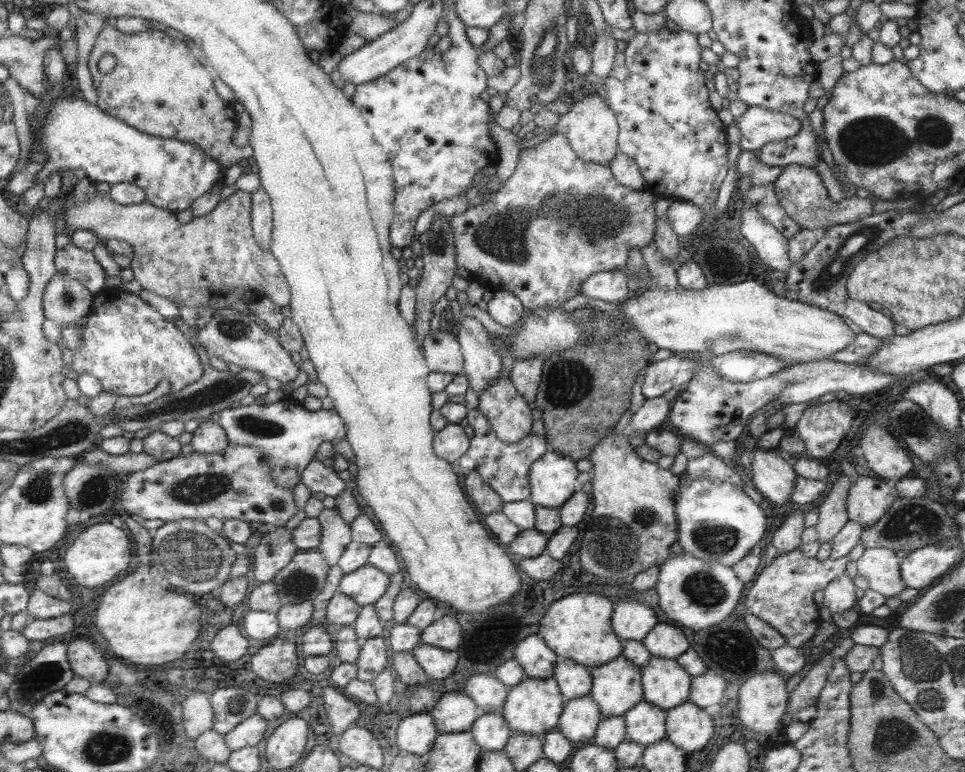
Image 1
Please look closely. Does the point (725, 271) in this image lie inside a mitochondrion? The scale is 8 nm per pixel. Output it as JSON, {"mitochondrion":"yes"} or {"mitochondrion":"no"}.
{"mitochondrion":"no"}

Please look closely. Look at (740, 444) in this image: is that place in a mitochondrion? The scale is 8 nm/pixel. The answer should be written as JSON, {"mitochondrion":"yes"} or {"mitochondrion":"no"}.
{"mitochondrion":"no"}

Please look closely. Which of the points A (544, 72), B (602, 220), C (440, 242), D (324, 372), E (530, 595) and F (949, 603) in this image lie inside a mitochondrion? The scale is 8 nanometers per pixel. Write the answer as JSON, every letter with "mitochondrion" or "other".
{"A":"mitochondrion","B":"mitochondrion","C":"mitochondrion","D":"other","E":"other","F":"mitochondrion"}

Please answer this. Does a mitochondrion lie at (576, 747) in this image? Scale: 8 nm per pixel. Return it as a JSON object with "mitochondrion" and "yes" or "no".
{"mitochondrion":"no"}

